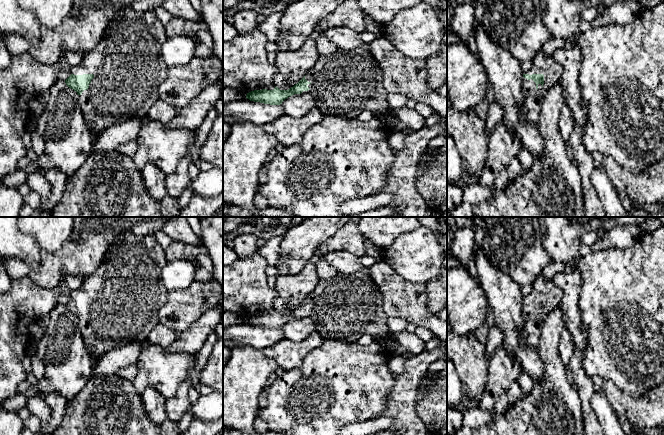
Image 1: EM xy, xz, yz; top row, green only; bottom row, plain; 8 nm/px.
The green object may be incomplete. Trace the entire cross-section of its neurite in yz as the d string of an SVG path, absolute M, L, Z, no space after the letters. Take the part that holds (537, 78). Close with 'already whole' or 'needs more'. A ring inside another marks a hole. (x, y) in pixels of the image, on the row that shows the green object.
M540 50L532 60L532 66L523 72L522 90L524 100L520 115L525 122L537 123L542 105L549 89L561 83L562 66L553 58L545 56Z | needs more

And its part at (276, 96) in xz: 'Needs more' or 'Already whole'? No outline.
Needs more

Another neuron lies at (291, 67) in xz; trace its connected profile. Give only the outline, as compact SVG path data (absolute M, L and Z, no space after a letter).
M310 38L294 52L279 51L274 63L277 73L273 84L280 90L290 89L311 70L319 56L316 42Z

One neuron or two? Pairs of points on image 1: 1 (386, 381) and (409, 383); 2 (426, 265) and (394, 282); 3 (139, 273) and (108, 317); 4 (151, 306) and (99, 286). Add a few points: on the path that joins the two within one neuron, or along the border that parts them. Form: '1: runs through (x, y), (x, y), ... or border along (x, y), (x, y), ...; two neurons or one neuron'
1: border along (393, 375), (394, 386), (387, 395), (385, 404); two neurons
2: border along (385, 262), (408, 281), (424, 285); two neurons
3: runs through (128, 284), (125, 294), (115, 306); one neuron
4: runs through (138, 306), (124, 306), (112, 299); one neuron

